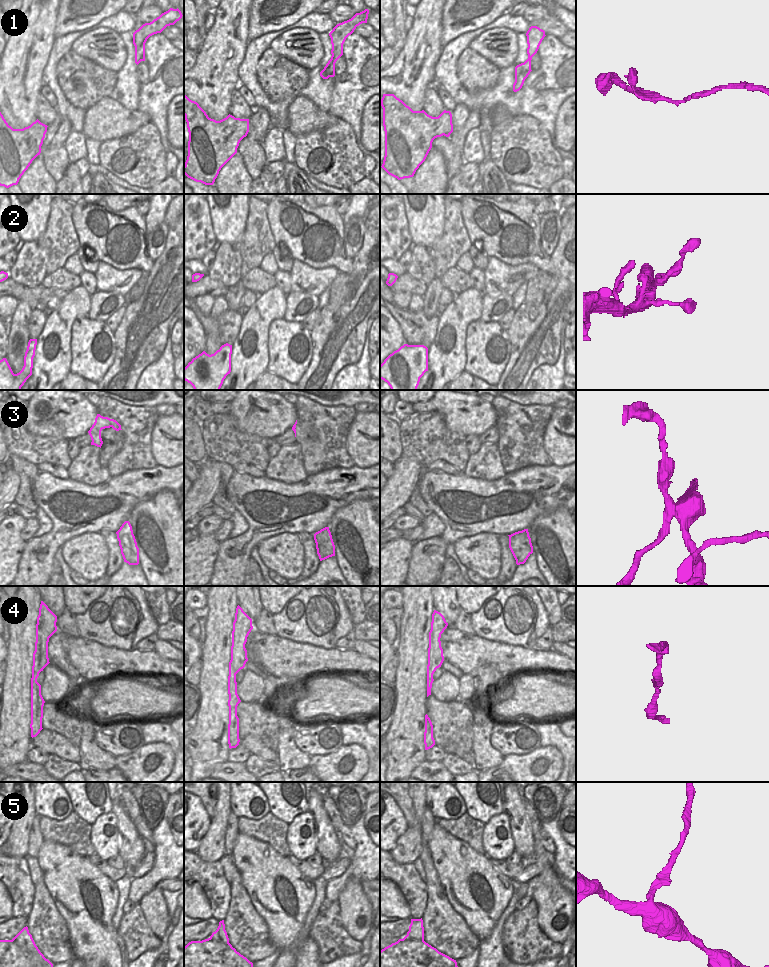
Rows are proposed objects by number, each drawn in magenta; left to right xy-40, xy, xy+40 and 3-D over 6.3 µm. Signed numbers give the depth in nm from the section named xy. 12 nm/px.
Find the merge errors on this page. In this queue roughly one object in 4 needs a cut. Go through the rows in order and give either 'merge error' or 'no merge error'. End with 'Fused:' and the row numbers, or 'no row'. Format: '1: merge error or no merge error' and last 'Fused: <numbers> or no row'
1: no merge error
2: no merge error
3: merge error
4: no merge error
5: merge error
Fused: 3, 5

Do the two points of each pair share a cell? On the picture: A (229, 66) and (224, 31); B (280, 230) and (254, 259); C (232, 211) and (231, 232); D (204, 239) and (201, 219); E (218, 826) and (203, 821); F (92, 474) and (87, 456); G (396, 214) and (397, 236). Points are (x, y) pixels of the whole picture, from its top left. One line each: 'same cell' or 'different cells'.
A: same cell
B: different cells
C: same cell
D: same cell
E: different cells
F: same cell
G: same cell

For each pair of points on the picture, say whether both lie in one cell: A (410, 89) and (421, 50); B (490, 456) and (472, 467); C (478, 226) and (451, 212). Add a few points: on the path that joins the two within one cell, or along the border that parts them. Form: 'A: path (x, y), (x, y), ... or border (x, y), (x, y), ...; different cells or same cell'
A: path (409, 79), (412, 67), (417, 60); same cell
B: path (486, 460), (476, 467); same cell
C: border (460, 204), (460, 213), (469, 241); different cells

